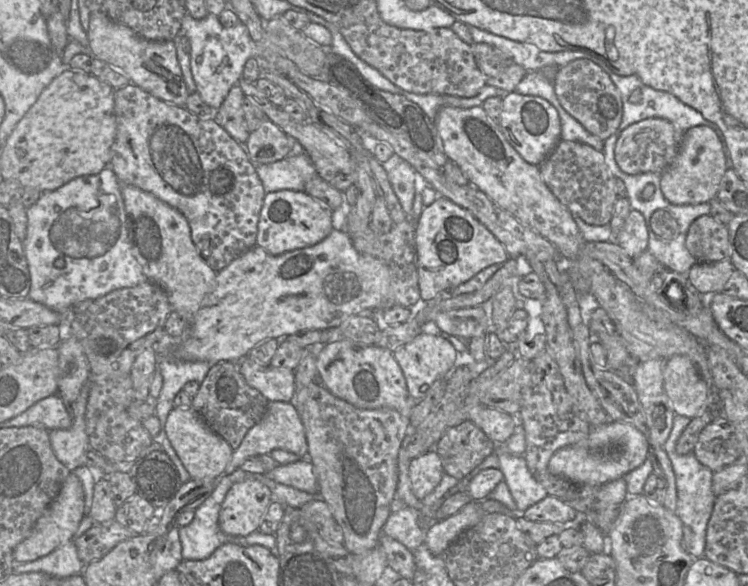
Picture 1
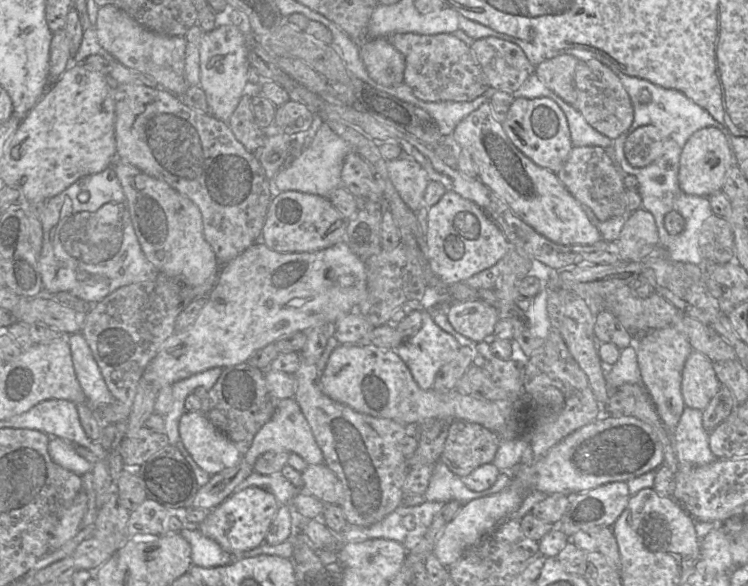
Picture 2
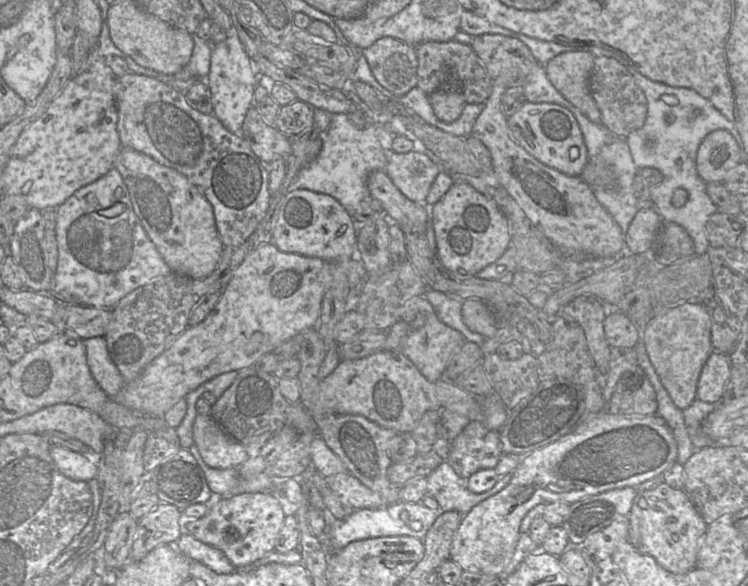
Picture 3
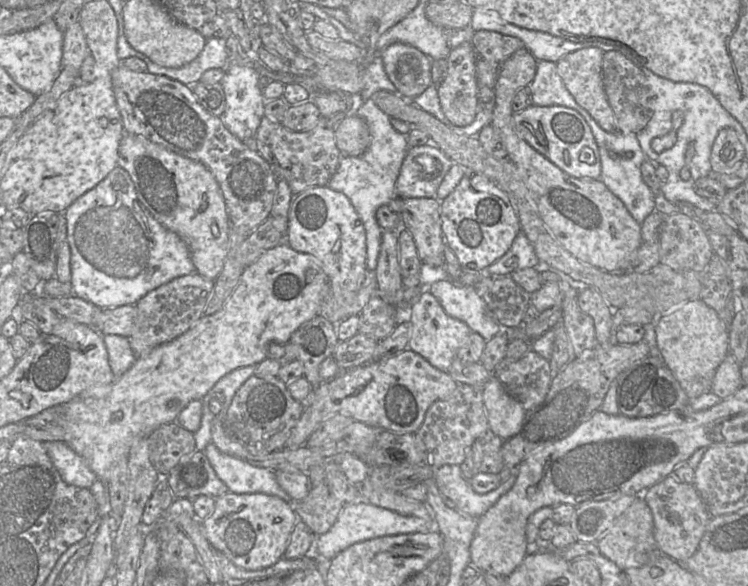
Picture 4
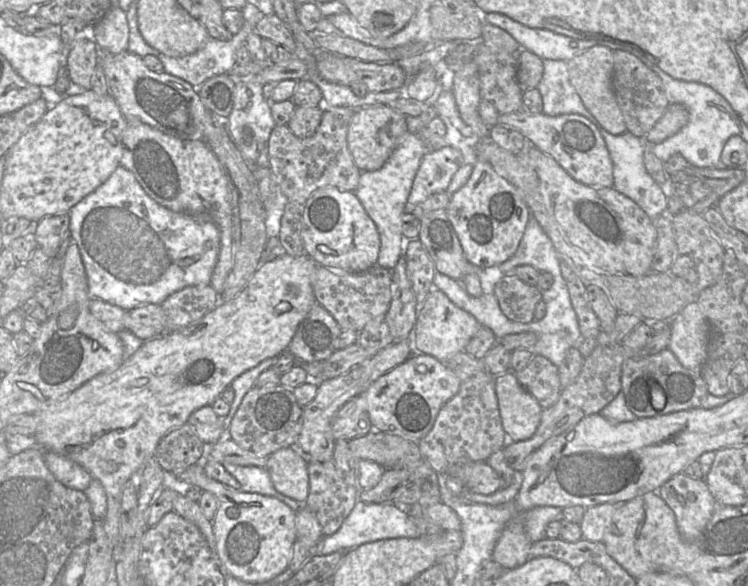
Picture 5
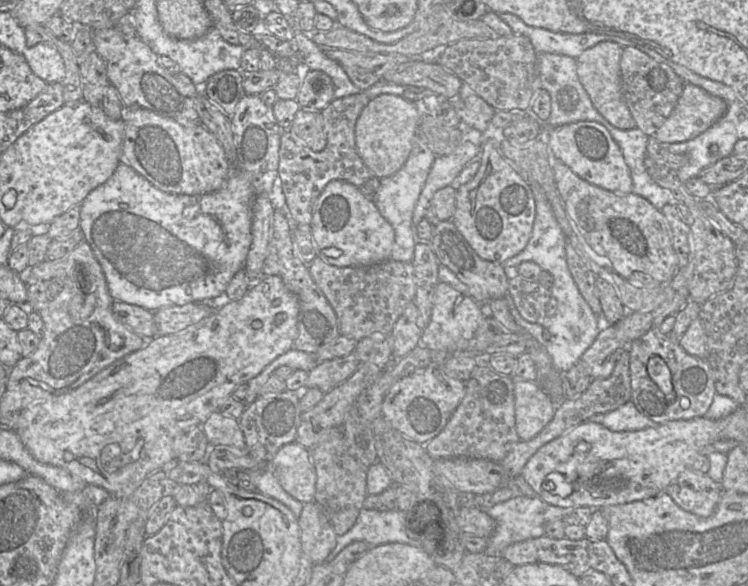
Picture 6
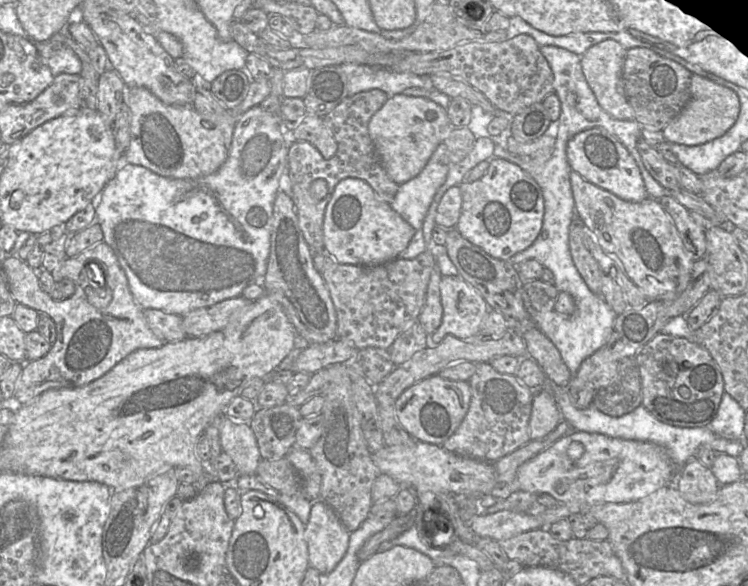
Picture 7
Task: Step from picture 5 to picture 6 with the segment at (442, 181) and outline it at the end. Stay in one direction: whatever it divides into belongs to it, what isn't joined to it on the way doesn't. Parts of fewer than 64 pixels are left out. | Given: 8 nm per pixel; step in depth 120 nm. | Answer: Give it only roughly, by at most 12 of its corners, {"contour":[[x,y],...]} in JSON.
{"contour":[[463,141],[435,158],[413,211],[417,226],[434,194],[452,185],[480,146]]}

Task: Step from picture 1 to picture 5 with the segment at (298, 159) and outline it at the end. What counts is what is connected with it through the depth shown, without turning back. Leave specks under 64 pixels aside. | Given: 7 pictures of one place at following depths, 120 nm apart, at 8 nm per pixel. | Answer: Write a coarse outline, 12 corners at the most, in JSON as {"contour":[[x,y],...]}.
{"contour":[[407,132],[354,194],[380,236],[376,265],[404,256],[402,215],[425,153]]}

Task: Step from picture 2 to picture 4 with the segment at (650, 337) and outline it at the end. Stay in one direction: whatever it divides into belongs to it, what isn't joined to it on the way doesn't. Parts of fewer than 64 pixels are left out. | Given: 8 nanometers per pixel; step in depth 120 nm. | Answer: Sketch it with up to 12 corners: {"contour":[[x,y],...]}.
{"contour":[[692,301],[655,326],[661,358],[690,400],[711,392],[728,327]]}

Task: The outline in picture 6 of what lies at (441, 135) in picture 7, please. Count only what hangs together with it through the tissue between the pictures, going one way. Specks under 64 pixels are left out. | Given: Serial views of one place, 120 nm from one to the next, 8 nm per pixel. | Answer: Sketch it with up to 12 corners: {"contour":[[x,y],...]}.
{"contour":[[379,95],[356,123],[359,156],[376,177],[403,167],[421,109]]}

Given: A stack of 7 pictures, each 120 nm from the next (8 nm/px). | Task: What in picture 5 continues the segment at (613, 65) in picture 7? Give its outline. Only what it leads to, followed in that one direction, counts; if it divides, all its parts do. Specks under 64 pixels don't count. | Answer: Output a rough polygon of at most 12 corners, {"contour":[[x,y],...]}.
{"contour":[[599,43],[567,62],[586,109],[627,131],[612,86],[613,50]]}

